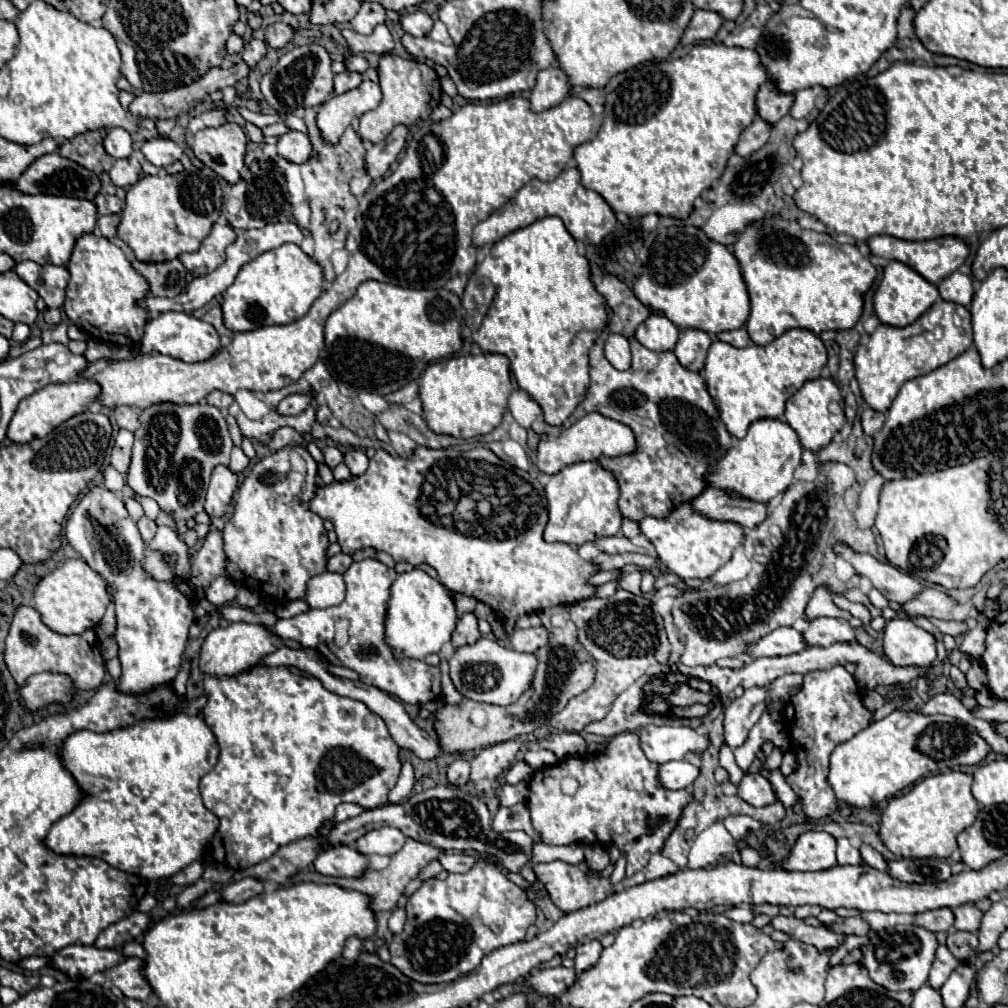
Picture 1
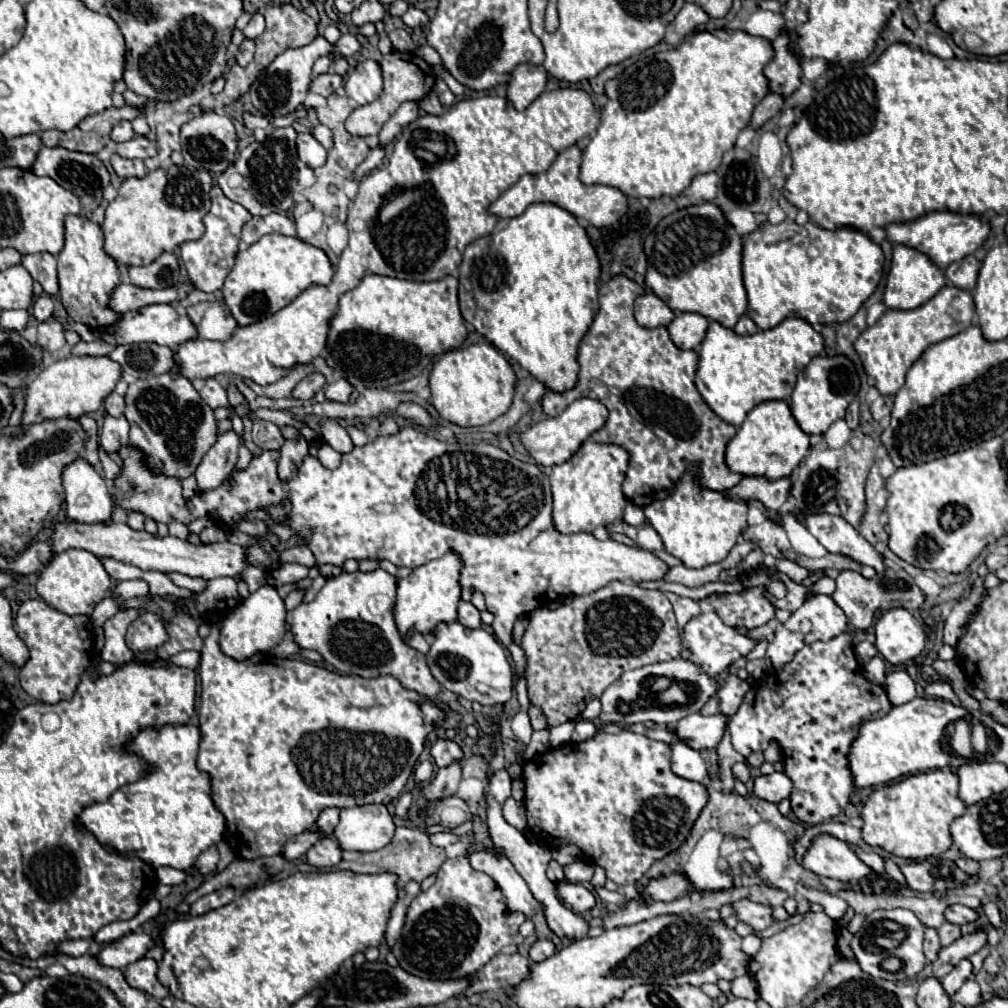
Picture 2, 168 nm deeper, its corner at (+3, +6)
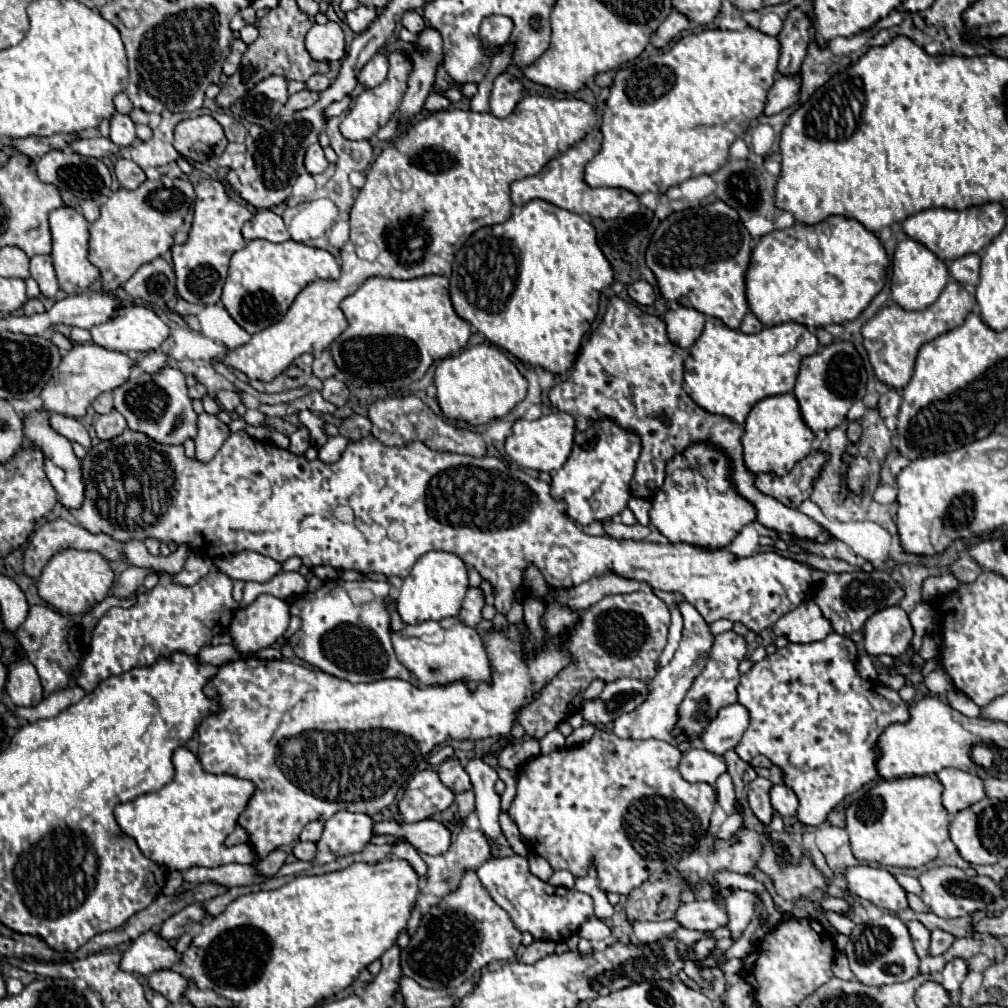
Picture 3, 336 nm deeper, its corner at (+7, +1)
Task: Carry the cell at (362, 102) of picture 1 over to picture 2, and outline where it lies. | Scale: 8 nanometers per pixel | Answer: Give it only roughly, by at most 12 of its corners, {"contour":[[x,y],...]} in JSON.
{"contour":[[377,61],[357,63],[343,91],[357,105],[373,103],[383,91]]}

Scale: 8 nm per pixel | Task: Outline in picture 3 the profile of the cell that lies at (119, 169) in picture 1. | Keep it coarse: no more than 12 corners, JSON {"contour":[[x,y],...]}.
{"contour":[[121,158],[115,164],[121,188],[135,190],[147,180],[135,162]]}

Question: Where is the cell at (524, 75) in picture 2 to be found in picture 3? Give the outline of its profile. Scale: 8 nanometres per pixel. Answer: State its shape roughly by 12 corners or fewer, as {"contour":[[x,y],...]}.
{"contour":[[509,72],[495,78],[489,112],[505,118],[523,96]]}

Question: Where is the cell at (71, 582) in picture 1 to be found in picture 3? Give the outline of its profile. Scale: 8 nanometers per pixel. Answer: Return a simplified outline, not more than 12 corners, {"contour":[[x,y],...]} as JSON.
{"contour":[[67,548],[43,568],[39,596],[85,614],[109,594],[99,552]]}

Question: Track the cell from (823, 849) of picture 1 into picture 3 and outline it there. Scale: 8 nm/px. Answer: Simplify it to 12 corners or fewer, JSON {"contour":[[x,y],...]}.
{"contour":[[885,868],[845,872],[851,894],[895,914],[909,908],[905,888]]}

